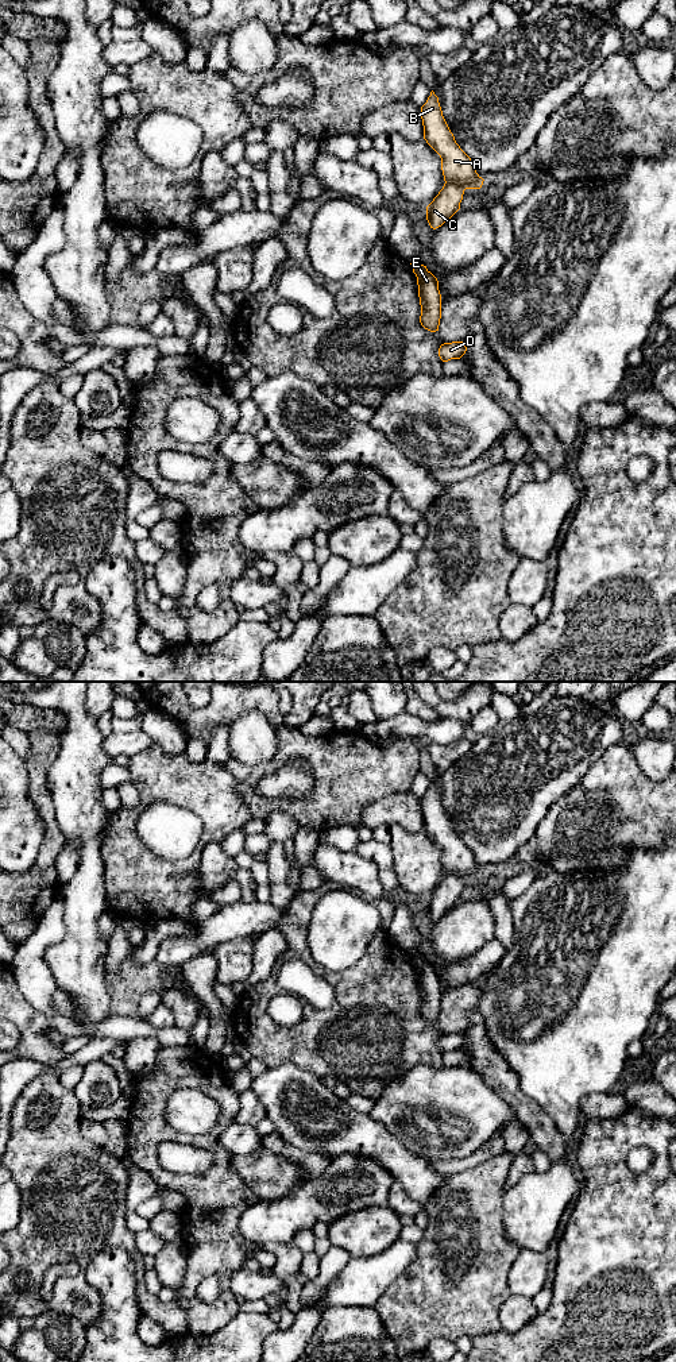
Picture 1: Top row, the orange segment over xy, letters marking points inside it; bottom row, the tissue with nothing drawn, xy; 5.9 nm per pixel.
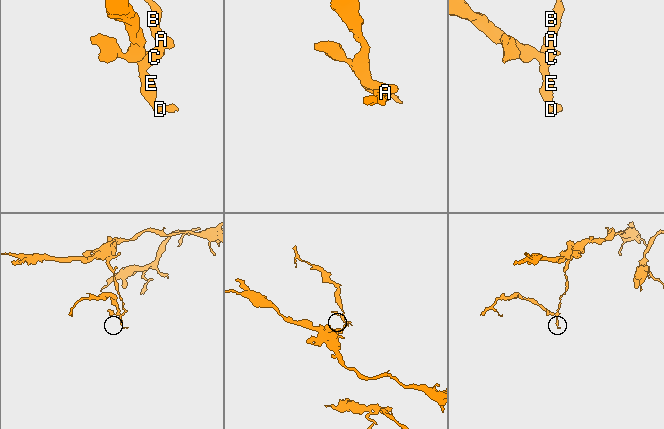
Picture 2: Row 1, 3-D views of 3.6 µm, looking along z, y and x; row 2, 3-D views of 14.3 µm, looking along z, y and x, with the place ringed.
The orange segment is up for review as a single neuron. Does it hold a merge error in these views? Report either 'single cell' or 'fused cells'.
fused cells

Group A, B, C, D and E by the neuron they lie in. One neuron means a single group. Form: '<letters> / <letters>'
A B / C D E

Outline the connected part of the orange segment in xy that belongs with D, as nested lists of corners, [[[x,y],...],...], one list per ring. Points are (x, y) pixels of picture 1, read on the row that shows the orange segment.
[[[463,342],[444,343],[439,348],[439,356],[443,362],[451,359],[460,359],[467,351],[467,347]]]

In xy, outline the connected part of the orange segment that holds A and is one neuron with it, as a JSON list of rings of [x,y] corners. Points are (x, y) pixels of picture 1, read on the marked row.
[[[433,90],[421,107],[421,119],[424,139],[441,158],[444,181],[464,189],[480,189],[484,180],[474,169],[471,158],[456,143]]]

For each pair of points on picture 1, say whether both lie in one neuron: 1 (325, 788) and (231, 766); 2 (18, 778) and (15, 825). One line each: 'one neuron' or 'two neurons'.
1: two neurons
2: one neuron

